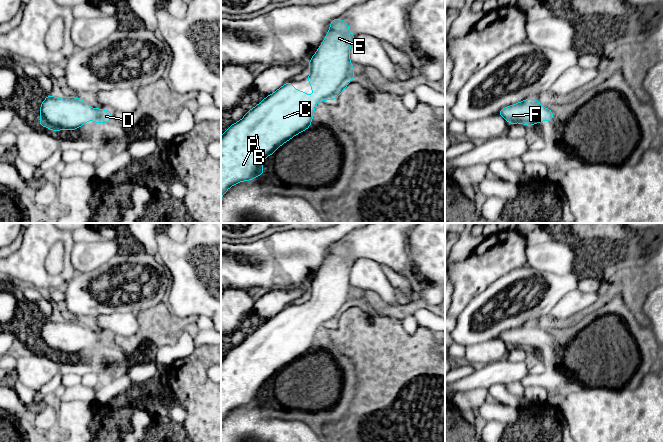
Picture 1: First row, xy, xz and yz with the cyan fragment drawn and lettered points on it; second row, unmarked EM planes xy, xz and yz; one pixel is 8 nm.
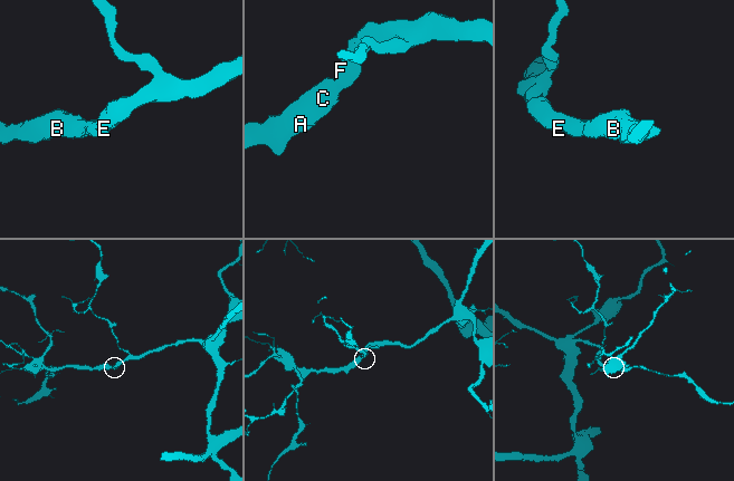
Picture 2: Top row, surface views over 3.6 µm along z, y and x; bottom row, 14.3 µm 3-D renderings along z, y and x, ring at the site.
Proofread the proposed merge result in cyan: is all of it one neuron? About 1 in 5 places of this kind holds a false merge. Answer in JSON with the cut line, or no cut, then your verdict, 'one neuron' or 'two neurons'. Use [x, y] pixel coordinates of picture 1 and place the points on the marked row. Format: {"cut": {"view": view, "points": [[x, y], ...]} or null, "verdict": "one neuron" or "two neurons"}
{"cut": null, "verdict": "one neuron"}

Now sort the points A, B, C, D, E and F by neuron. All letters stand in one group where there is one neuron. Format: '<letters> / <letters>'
A B C D E F

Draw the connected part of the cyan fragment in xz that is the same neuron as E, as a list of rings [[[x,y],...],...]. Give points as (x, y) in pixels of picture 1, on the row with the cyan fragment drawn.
[[[338,17],[331,20],[324,41],[308,63],[310,75],[306,80],[309,81],[314,96],[298,91],[292,82],[286,82],[225,131],[221,136],[221,199],[235,184],[262,175],[264,159],[310,127],[317,103],[336,99],[347,87],[355,73],[350,60],[350,48],[355,37],[350,33],[345,20]]]

